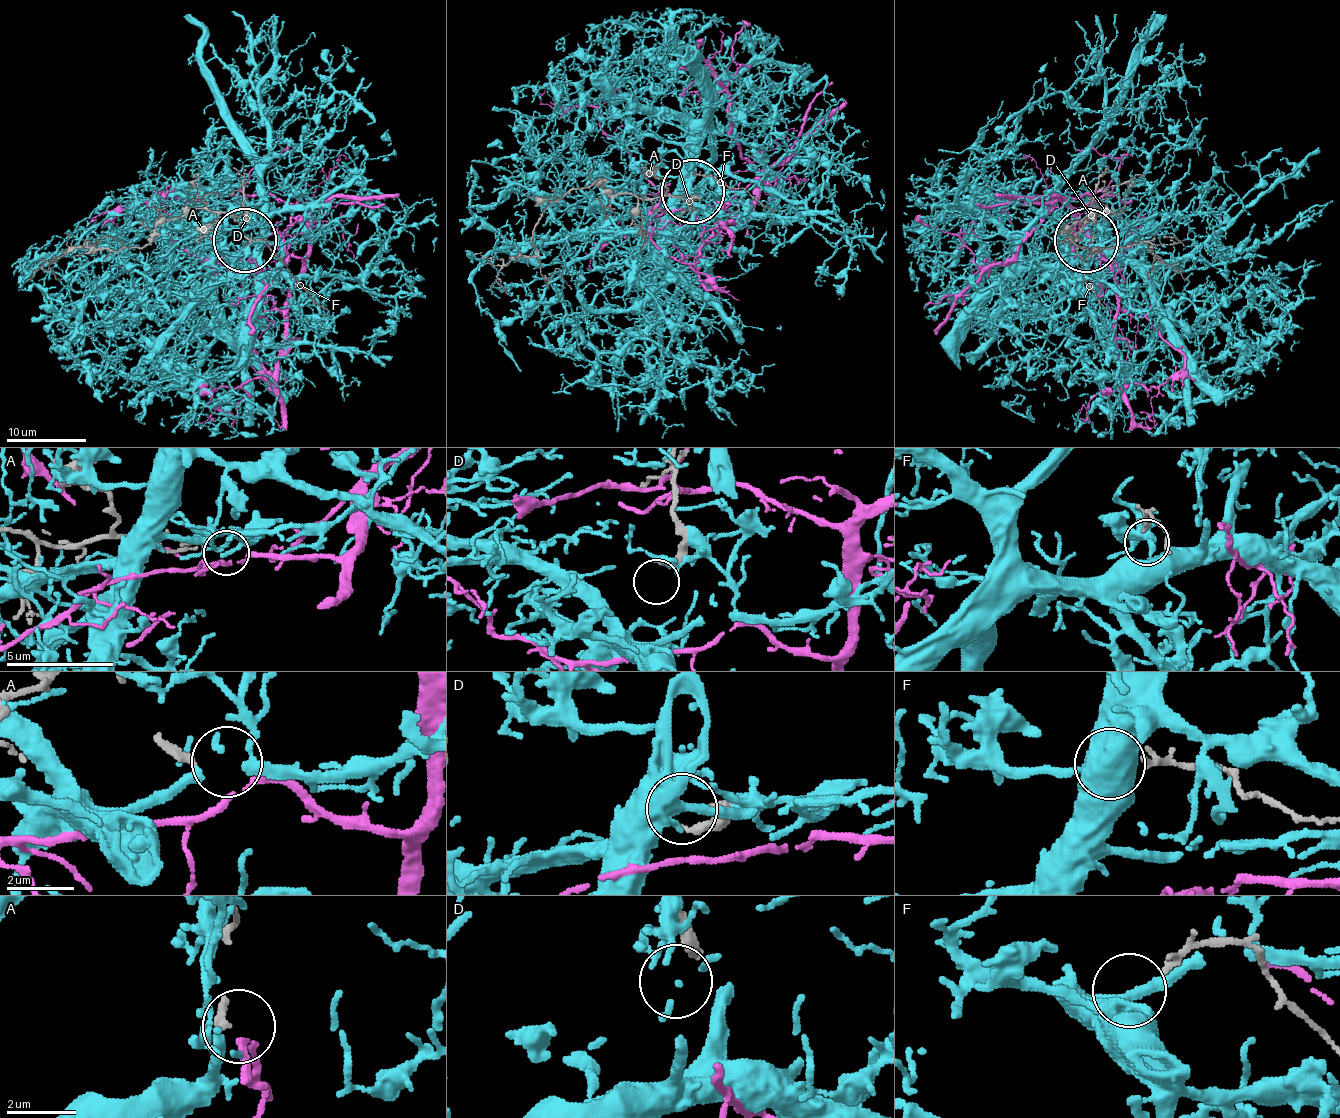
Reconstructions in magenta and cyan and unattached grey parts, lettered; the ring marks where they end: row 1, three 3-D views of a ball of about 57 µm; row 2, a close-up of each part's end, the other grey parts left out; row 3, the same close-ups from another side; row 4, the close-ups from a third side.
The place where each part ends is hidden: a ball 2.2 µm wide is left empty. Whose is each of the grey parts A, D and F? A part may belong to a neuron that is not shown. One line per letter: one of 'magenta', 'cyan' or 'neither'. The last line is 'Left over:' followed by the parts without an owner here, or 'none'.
A: magenta
D: neither
F: neither
Left over: D, F

